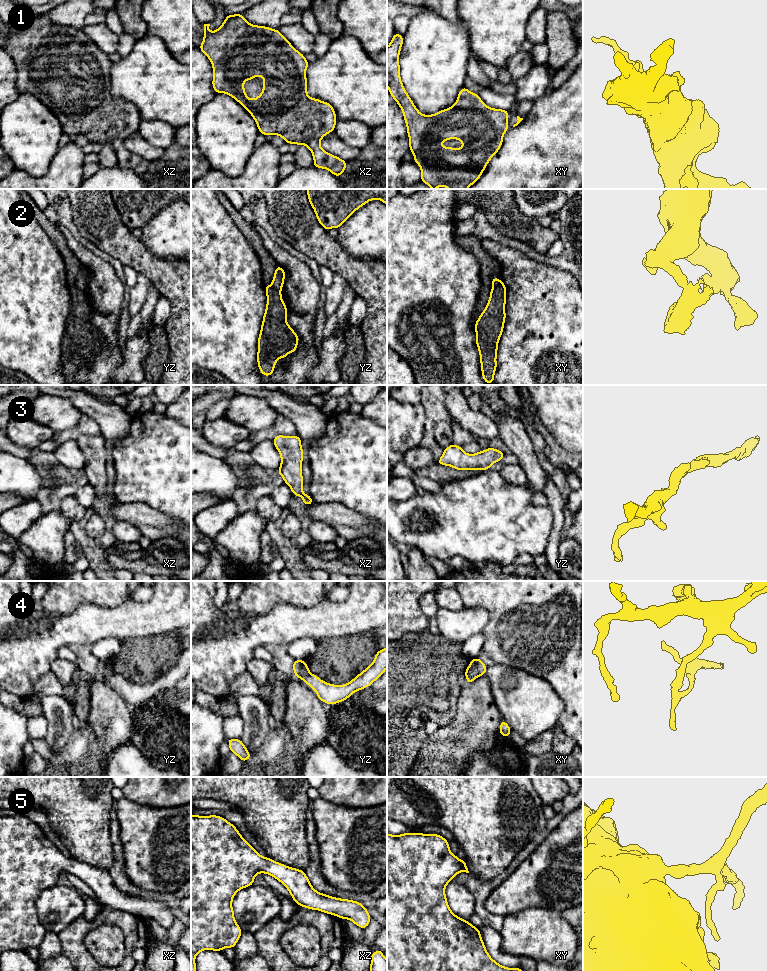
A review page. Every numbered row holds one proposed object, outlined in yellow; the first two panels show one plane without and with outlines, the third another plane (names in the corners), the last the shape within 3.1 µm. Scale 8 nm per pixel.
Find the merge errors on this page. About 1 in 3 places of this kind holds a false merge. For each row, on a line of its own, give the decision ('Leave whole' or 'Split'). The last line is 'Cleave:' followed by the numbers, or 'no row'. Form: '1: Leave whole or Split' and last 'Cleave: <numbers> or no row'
1: Leave whole
2: Split
3: Leave whole
4: Split
5: Leave whole
Cleave: 2, 4

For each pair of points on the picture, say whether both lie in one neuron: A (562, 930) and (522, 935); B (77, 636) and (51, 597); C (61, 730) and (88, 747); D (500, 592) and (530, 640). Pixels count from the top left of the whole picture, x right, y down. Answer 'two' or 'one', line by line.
A: one
B: two
C: two
D: one

